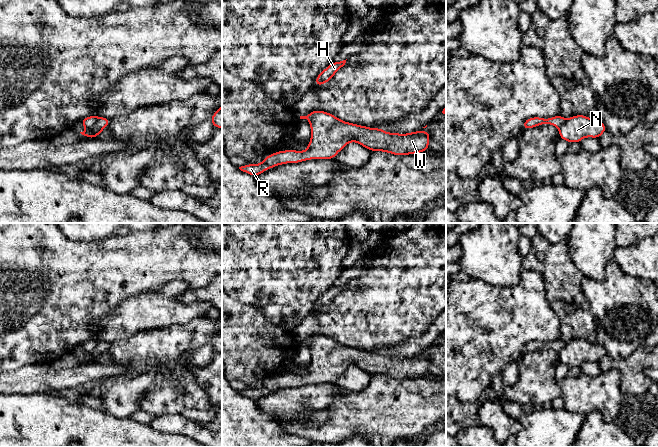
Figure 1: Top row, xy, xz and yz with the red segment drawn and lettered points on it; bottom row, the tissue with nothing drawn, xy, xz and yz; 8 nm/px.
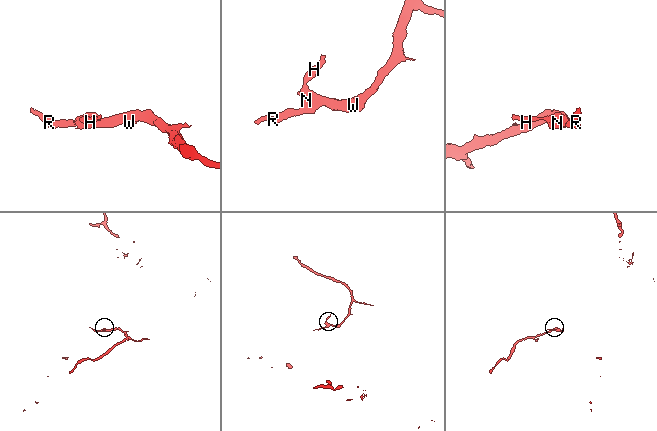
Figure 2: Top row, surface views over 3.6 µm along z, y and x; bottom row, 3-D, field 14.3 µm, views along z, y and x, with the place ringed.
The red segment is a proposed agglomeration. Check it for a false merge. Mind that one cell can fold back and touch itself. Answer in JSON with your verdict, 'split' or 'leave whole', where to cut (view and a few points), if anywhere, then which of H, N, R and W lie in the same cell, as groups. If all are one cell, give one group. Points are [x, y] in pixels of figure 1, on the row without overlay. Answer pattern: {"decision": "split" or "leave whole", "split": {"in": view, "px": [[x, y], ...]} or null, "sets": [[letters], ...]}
{"decision": "split", "split": {"in": "xy", "px": [[98, 341], [96, 346], [87, 353]]}, "sets": [["H"], ["N", "R", "W"]]}

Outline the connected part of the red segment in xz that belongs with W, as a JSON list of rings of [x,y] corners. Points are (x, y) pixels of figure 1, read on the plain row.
[[[319,335],[312,341],[300,340],[300,343],[307,343],[311,350],[311,364],[305,375],[275,376],[266,380],[260,388],[247,388],[239,393],[255,401],[281,388],[299,387],[311,383],[335,383],[336,378],[349,366],[357,366],[372,376],[382,375],[397,380],[429,374],[428,355],[389,357],[383,353],[342,345],[325,335]]]

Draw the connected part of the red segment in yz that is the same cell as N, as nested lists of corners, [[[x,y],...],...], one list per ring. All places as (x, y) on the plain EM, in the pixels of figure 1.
[[[576,339],[565,343],[559,351],[559,360],[569,367],[580,367],[585,361],[599,362],[605,355],[606,350],[600,344]]]

